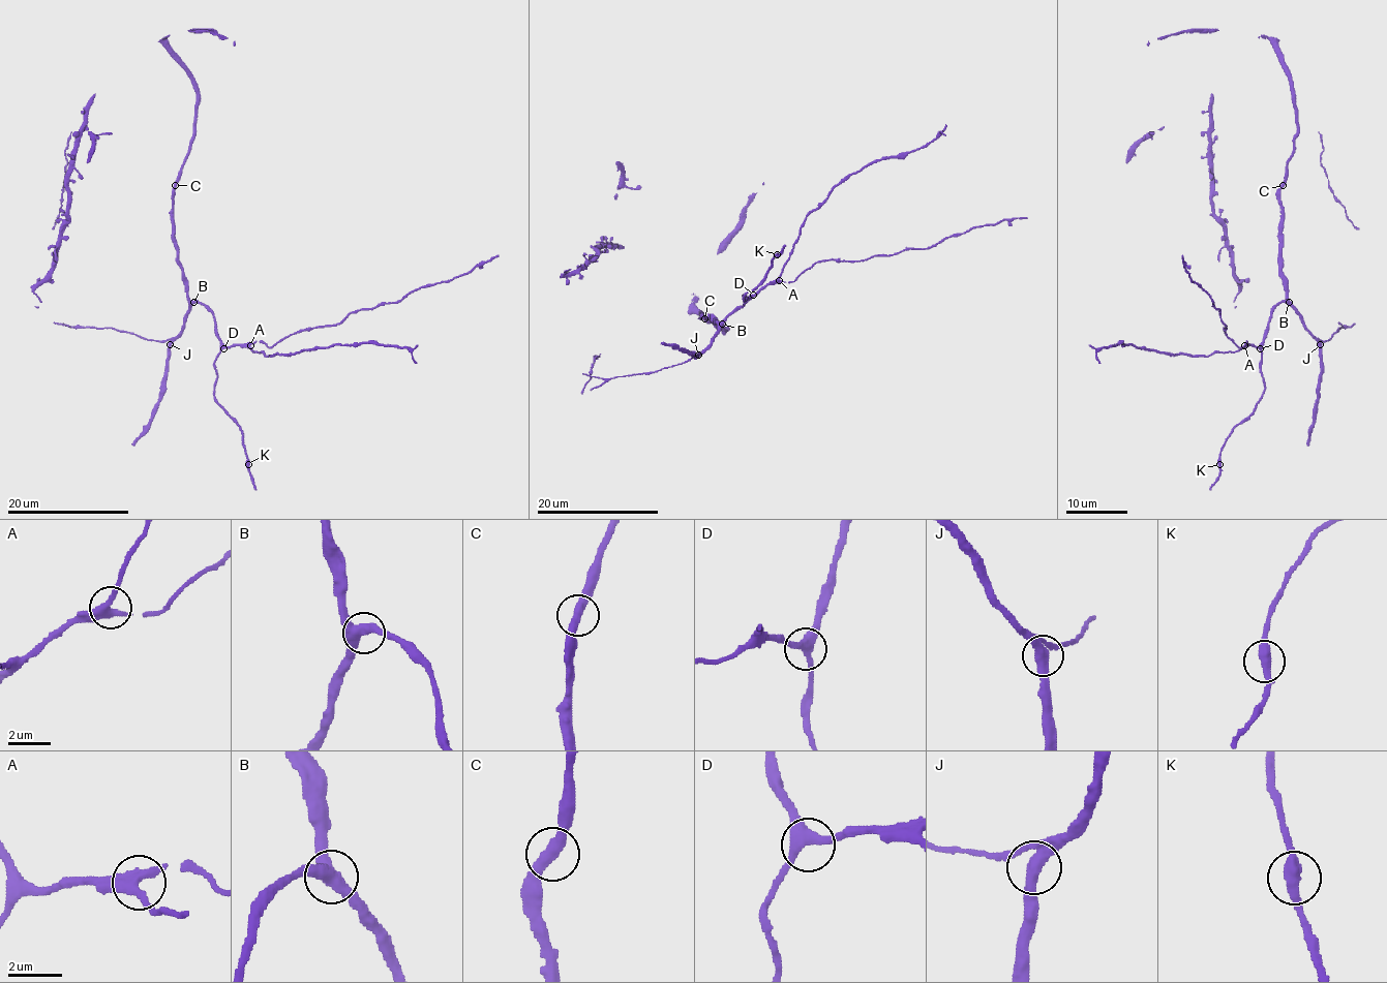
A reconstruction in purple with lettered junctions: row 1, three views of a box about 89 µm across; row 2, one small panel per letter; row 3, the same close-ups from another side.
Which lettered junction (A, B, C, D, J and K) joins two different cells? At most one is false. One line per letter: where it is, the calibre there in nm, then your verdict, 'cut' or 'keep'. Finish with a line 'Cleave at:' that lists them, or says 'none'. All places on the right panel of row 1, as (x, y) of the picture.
A: (1244, 345) | 360 nm | keep
B: (1289, 302) | 440 nm | keep
C: (1283, 185) | 400 nm | keep
D: (1260, 348) | 360 nm | keep
J: (1320, 344) | 360 nm | keep
K: (1219, 464) | 420 nm | keep
Cleave at: none

